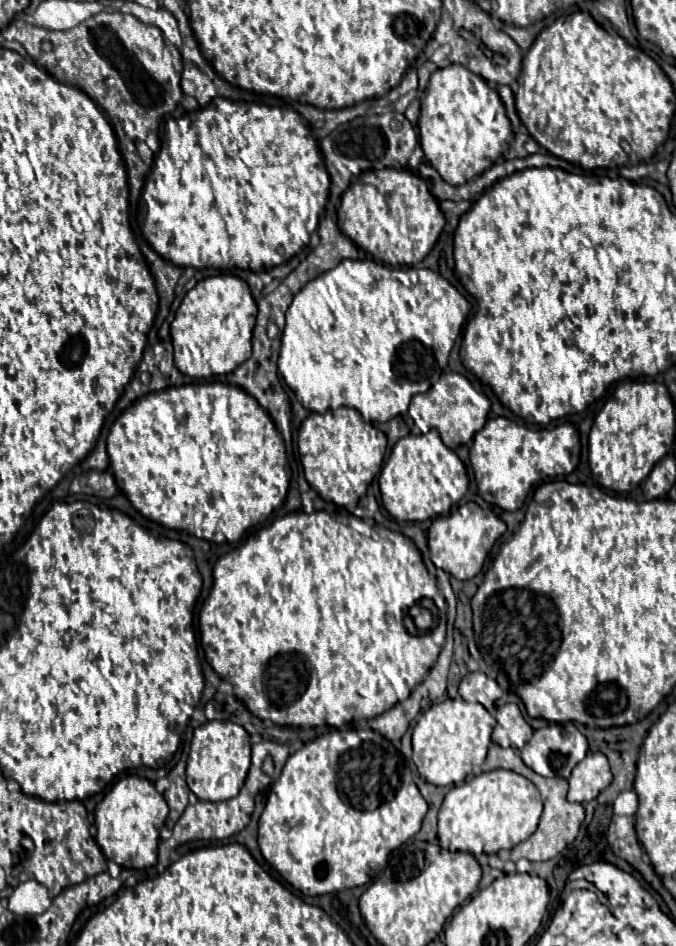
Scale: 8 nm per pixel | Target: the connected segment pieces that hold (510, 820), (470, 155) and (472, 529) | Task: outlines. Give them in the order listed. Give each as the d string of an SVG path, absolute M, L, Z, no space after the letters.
M495 769L475 775L461 787L453 787L439 809L437 837L449 851L467 851L474 856L513 849L529 839L539 823L543 801L537 787L519 773Z
M451 63L431 75L419 115L419 143L425 159L439 171L449 185L463 185L475 175L487 171L499 157L505 155L513 141L511 123L505 115L505 105L483 77L477 77L467 67Z
M463 503L453 513L437 517L429 527L429 557L435 567L453 575L455 579L475 577L485 563L485 557L505 533L505 523L491 509L483 509L477 503Z

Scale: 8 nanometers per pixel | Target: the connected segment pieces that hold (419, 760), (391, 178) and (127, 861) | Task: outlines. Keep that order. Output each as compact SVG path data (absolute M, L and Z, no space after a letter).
M459 697L431 705L413 729L413 761L419 775L439 787L463 783L473 767L485 761L495 725L497 721L481 703L469 703Z
M381 169L365 171L351 183L351 187L343 193L337 223L341 233L347 235L355 245L371 253L375 259L397 267L397 265L417 265L427 257L427 253L439 239L439 233L443 231L445 215L439 209L437 199L429 193L427 183L419 175L407 169Z
M139 775L121 777L95 807L95 841L103 855L121 867L147 869L157 863L159 831L165 825L169 807L155 785Z

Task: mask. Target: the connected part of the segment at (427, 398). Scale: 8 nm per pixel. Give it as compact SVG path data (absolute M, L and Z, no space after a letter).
M443 373L439 379L441 381L433 383L427 393L417 394L413 397L408 414L422 434L436 429L449 449L457 449L459 445L471 443L473 435L485 425L491 403L483 393L477 393L473 389L473 385L459 373Z

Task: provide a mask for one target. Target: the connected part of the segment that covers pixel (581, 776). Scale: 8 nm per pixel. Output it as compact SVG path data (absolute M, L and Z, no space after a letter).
M589 753L569 777L569 795L571 803L589 803L593 801L607 785L611 783L611 771L607 757L603 753Z

